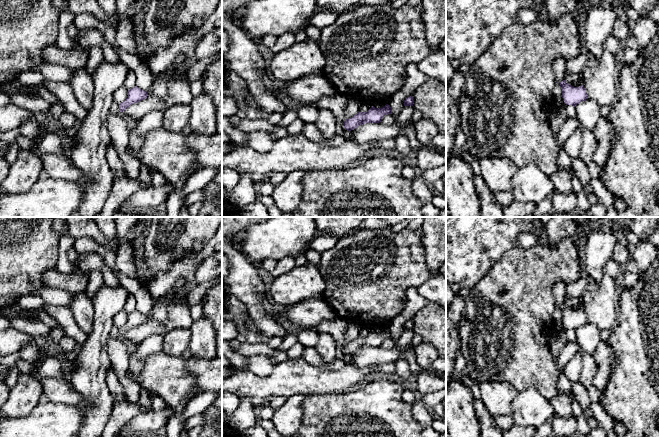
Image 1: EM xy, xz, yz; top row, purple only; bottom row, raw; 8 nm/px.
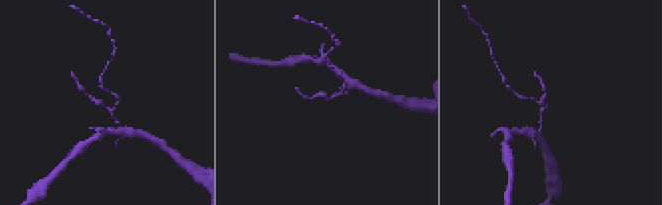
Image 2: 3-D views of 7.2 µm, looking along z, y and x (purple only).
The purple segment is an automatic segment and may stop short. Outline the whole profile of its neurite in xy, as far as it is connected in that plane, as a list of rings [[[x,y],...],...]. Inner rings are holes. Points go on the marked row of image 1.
[[[137,86],[131,88],[130,90],[128,90],[128,96],[126,100],[119,104],[119,111],[124,112],[127,107],[146,99],[147,96],[148,93],[138,88]]]

